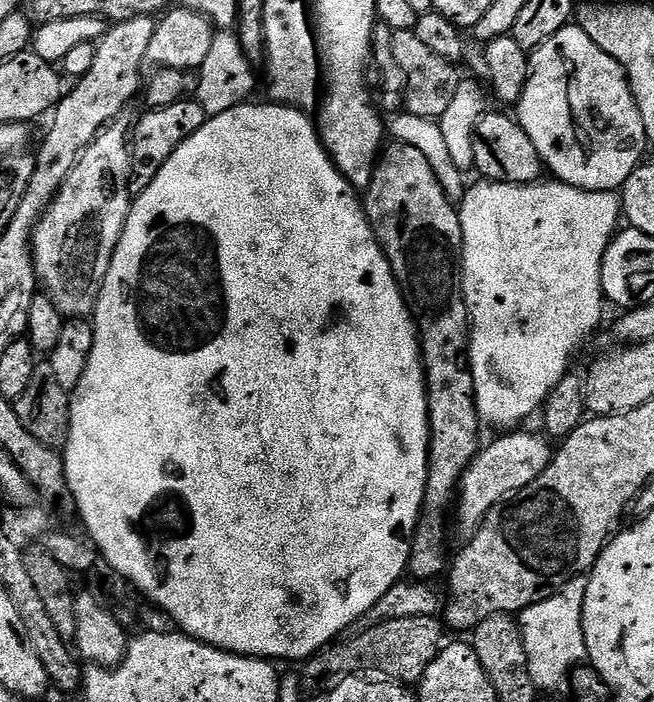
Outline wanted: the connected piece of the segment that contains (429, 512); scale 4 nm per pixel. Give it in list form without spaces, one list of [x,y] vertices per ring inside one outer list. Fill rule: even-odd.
[[[395,141],[391,143],[387,150],[381,155],[377,161],[374,174],[371,176],[370,186],[364,190],[362,198],[362,207],[364,209],[364,217],[368,220],[368,224],[372,227],[372,232],[379,242],[380,248],[384,252],[384,257],[390,262],[390,270],[394,274],[394,278],[400,287],[400,293],[404,295],[404,301],[408,307],[408,312],[412,316],[412,321],[416,324],[416,335],[420,338],[420,357],[424,363],[424,381],[428,387],[428,477],[426,478],[426,490],[424,491],[424,511],[420,517],[420,526],[416,529],[416,534],[412,538],[412,556],[408,560],[408,572],[411,579],[417,582],[428,582],[445,571],[446,560],[444,564],[444,515],[449,515],[450,505],[453,503],[454,497],[457,495],[460,480],[464,477],[464,472],[470,466],[470,462],[476,457],[476,453],[482,447],[482,439],[480,440],[480,428],[482,429],[482,421],[479,412],[475,406],[474,394],[474,378],[471,377],[468,357],[469,342],[469,319],[467,303],[464,300],[463,286],[461,284],[461,260],[463,258],[463,238],[462,238],[462,222],[459,221],[459,211],[457,205],[453,203],[451,197],[445,194],[444,187],[441,185],[437,175],[434,174],[433,167],[430,166],[426,159],[426,154],[418,147],[412,147],[406,143]]]

